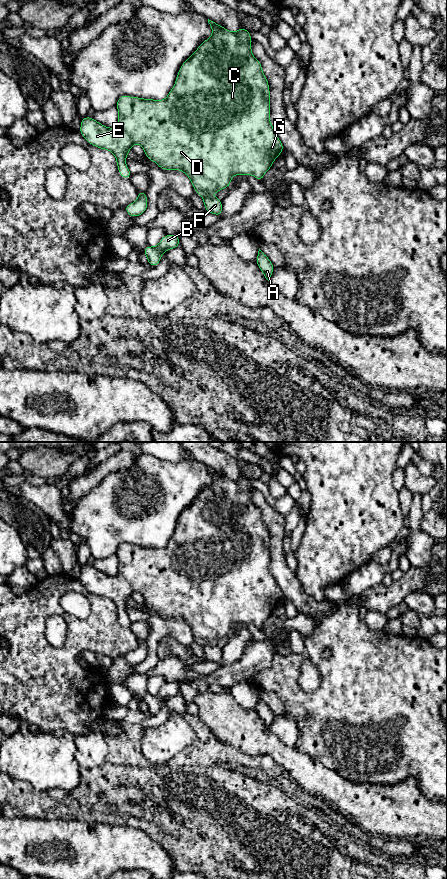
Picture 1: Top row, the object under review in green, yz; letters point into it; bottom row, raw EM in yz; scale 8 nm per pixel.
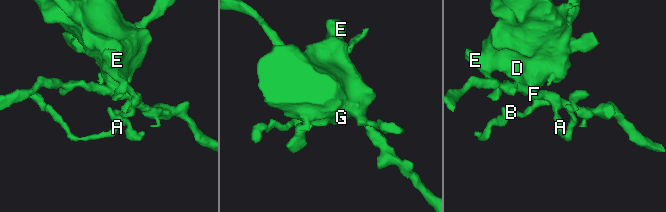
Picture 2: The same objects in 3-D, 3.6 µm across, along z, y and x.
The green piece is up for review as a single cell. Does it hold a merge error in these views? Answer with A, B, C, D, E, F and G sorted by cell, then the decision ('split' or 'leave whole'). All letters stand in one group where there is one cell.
A F / B C D E G; split

